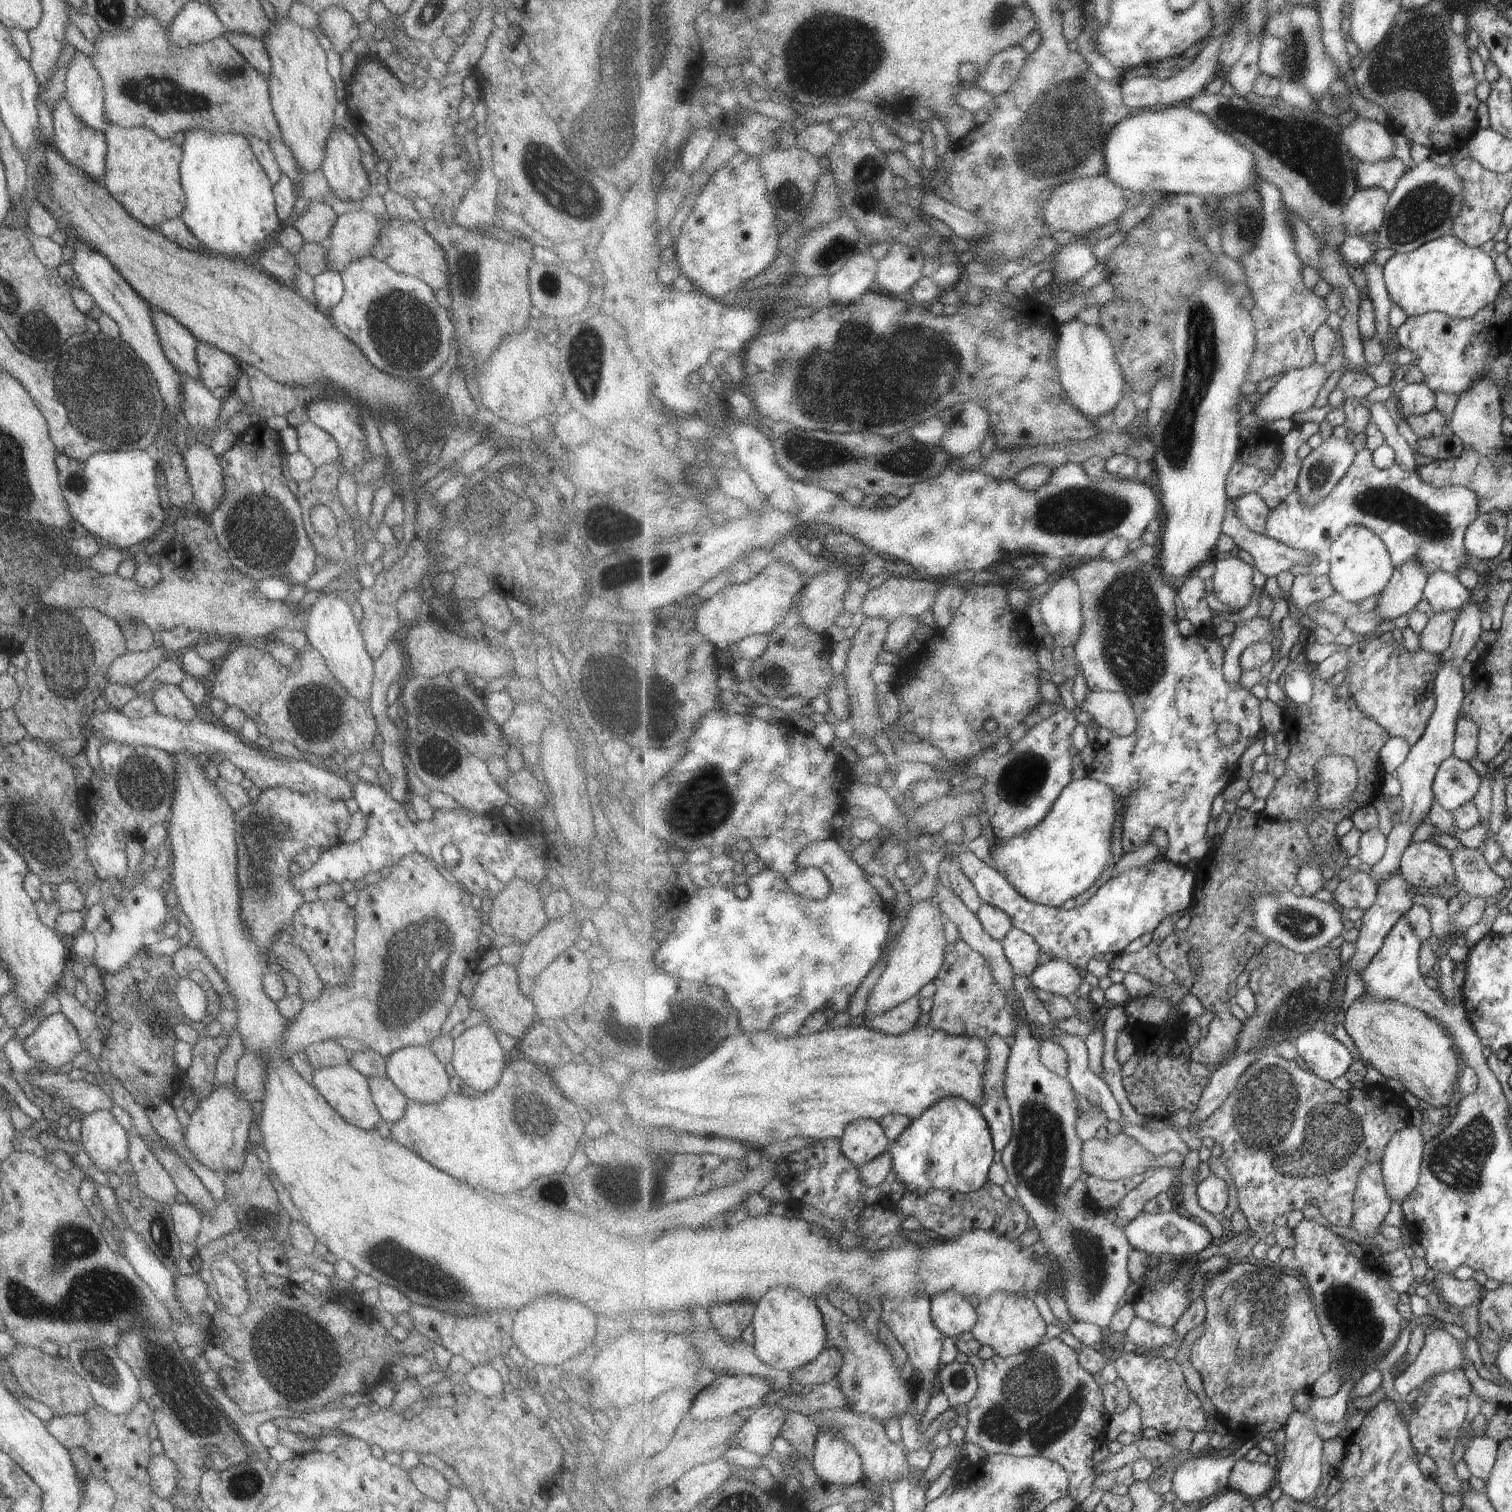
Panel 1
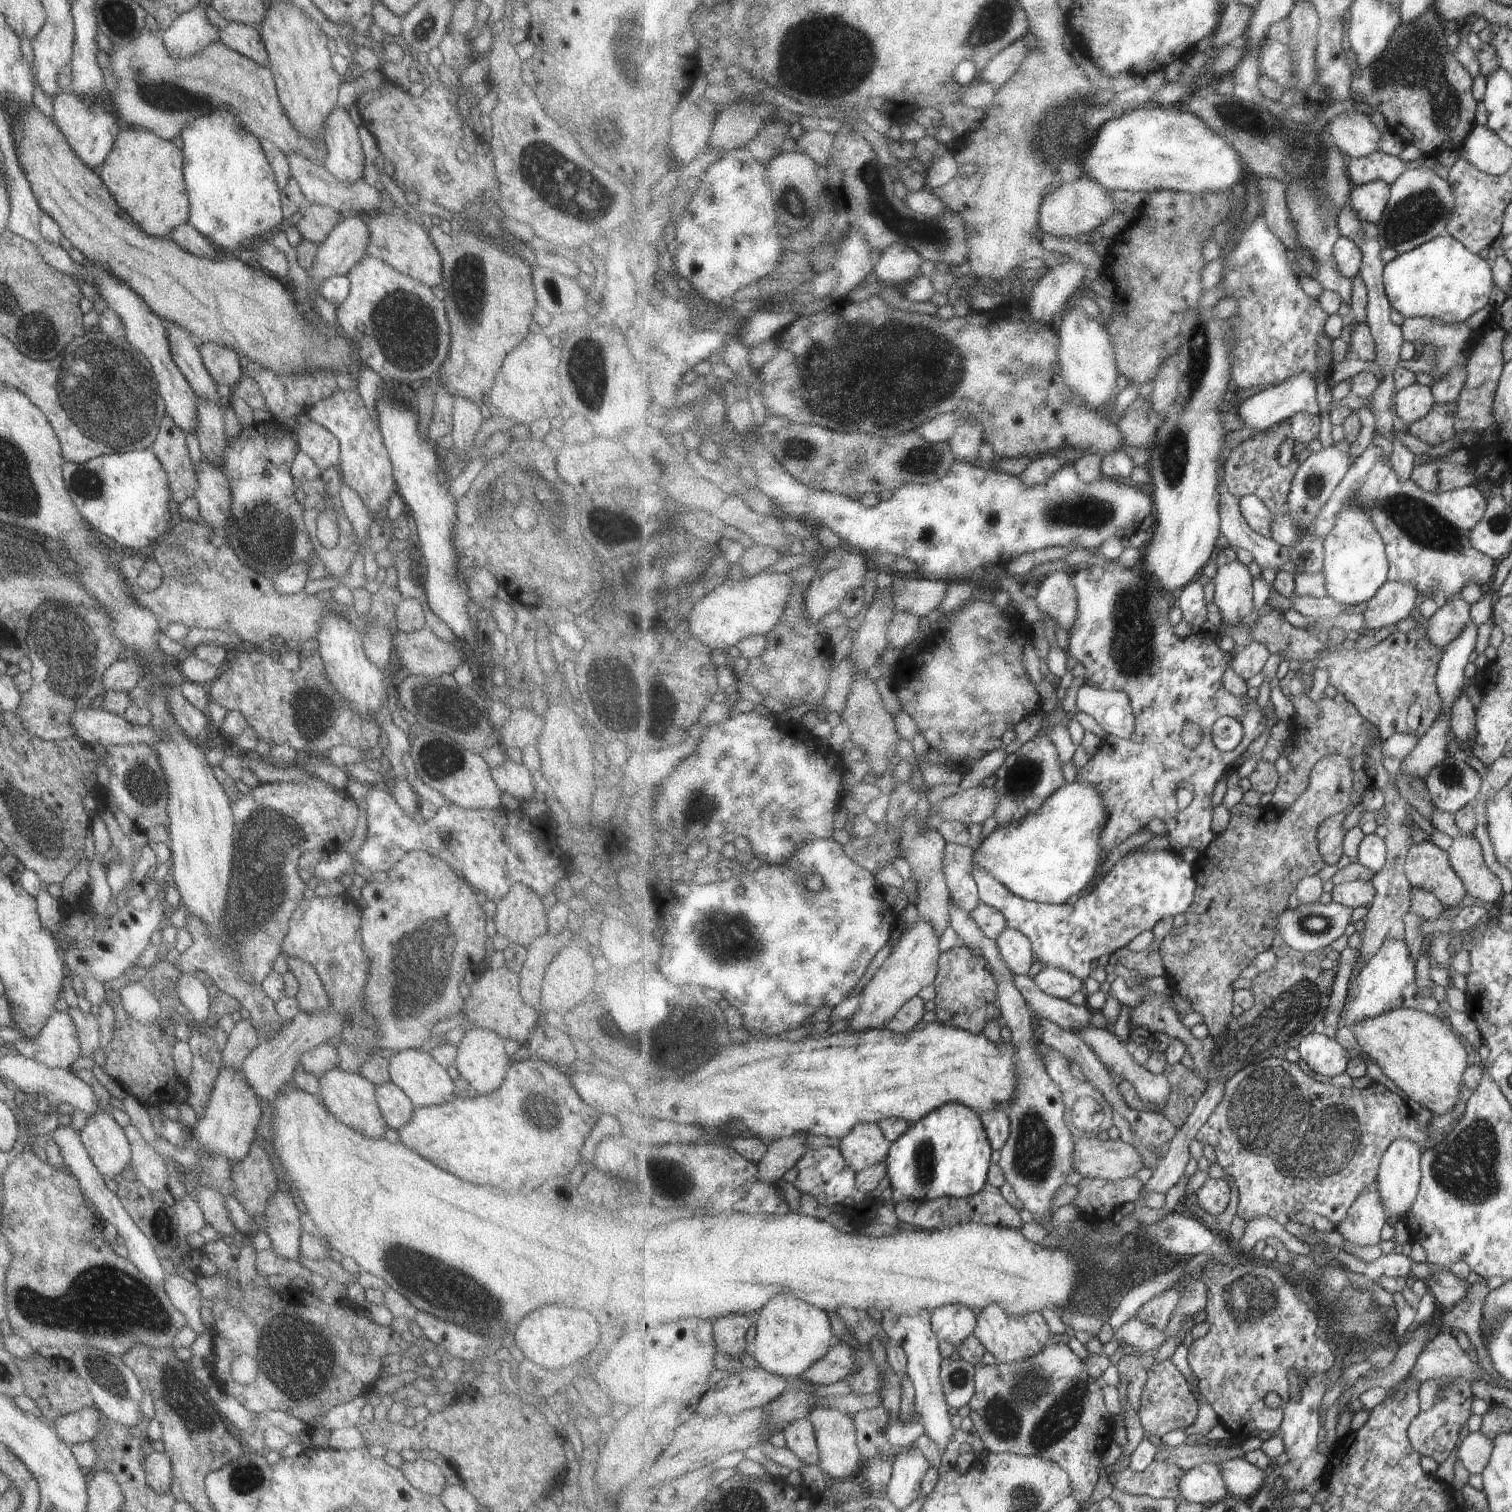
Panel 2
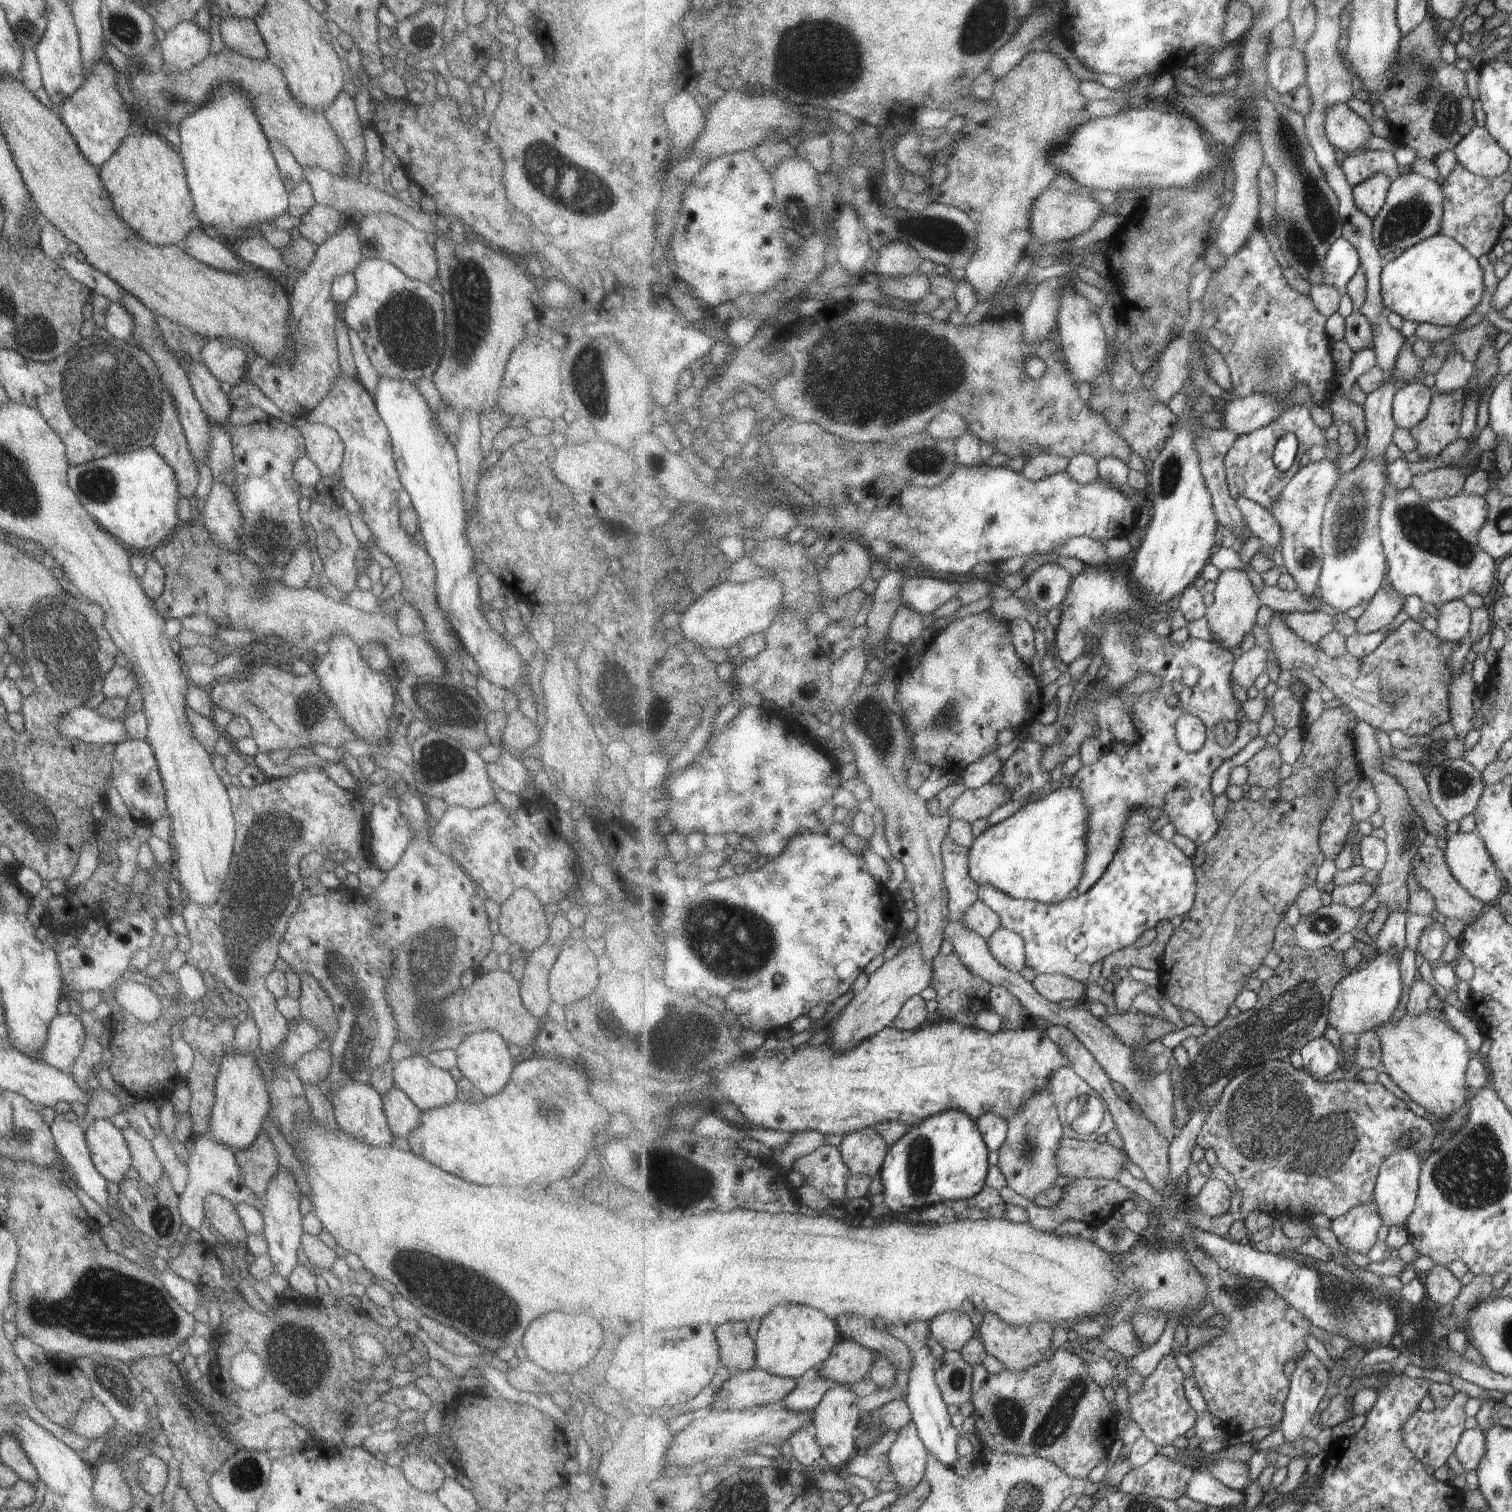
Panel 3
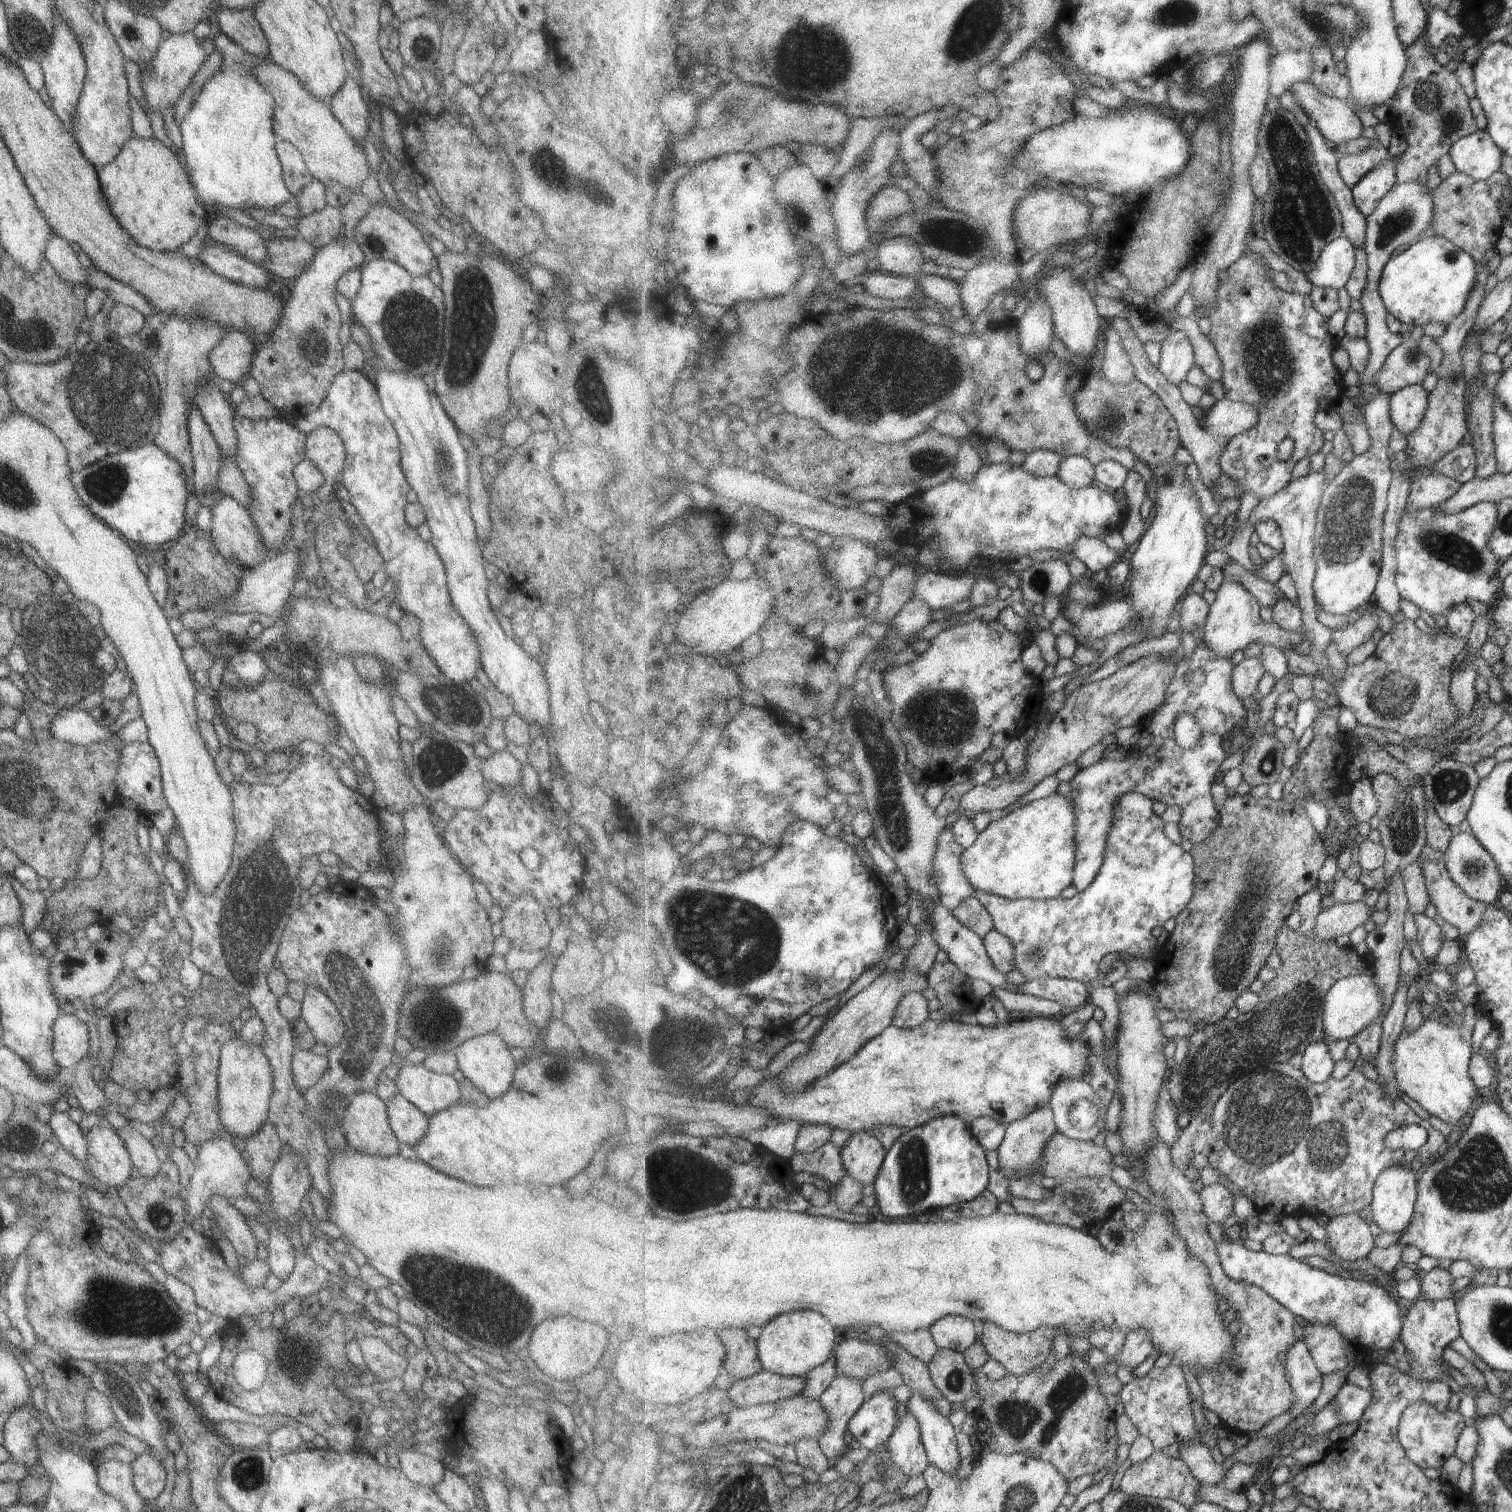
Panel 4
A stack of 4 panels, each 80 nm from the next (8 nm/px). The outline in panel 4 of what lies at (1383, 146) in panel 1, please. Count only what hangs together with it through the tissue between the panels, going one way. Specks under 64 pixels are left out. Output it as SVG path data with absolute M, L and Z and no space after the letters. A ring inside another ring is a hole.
M1309 81L1293 84L1288 92L1309 112L1310 120L1333 146L1363 136L1363 122L1347 100L1325 96Z

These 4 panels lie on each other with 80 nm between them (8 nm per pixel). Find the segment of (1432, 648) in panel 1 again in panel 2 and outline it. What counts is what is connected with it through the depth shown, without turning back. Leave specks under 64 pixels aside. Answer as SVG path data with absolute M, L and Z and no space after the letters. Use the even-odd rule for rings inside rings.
M1461 598L1440 604L1438 611L1430 618L1424 619L1418 608L1411 616L1416 618L1420 626L1425 627L1431 644L1445 649L1457 636L1461 636L1465 626L1472 622L1471 610L1472 605Z

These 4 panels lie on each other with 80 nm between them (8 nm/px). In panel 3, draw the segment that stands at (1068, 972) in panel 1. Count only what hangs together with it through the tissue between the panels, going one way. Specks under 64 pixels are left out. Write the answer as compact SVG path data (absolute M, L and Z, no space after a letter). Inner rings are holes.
M1036 974L1033 986L1041 996L1045 996L1051 1002L1063 1002L1063 1000L1075 1000L1086 1004L1086 983L1074 980L1063 974Z

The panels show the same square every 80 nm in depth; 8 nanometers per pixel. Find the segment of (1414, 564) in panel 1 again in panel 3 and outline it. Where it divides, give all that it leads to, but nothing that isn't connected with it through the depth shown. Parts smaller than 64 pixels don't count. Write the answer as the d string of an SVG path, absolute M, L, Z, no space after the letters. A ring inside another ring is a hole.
M1383 586L1356 620L1356 634L1370 634L1389 626L1403 610L1405 594L1393 586Z

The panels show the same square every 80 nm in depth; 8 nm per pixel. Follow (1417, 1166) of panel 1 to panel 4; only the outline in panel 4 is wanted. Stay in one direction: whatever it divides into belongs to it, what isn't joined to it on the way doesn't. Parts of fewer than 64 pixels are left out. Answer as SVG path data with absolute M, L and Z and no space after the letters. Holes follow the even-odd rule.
M1389 1167L1376 1180L1370 1208L1382 1232L1401 1232L1411 1224L1418 1199L1418 1175L1413 1169Z

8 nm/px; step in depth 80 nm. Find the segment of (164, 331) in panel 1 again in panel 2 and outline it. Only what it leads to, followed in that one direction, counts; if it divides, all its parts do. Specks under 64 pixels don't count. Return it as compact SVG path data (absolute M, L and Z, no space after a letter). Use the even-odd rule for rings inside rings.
M163 320L165 338L173 364L177 366L191 391L199 398L218 402L213 380L205 372L198 354L198 341L173 322Z

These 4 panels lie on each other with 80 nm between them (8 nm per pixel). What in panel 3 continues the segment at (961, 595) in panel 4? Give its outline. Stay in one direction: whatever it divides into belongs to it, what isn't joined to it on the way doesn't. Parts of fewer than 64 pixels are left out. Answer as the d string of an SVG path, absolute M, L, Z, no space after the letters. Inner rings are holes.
M907 576L903 582L903 605L921 612L921 614L931 614L945 602L953 600L961 584L955 580L943 580L943 578L933 578L933 576L923 576L923 578Z

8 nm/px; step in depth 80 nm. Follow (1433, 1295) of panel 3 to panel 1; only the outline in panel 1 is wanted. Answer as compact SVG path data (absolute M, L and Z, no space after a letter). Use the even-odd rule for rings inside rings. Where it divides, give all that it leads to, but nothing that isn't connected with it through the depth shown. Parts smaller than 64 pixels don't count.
M1437 1271L1434 1282L1430 1283L1442 1301L1442 1305L1453 1311L1472 1305L1481 1304L1487 1291L1473 1279L1458 1280L1452 1273Z

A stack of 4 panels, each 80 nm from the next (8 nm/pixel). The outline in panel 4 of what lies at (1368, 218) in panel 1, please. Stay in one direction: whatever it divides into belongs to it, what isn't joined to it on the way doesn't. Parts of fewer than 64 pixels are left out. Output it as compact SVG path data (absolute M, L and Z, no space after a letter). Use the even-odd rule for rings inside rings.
M1389 160L1379 168L1373 168L1373 172L1369 172L1369 175L1352 189L1359 210L1367 217L1373 215L1381 200L1388 196L1389 190L1397 182L1395 160Z

